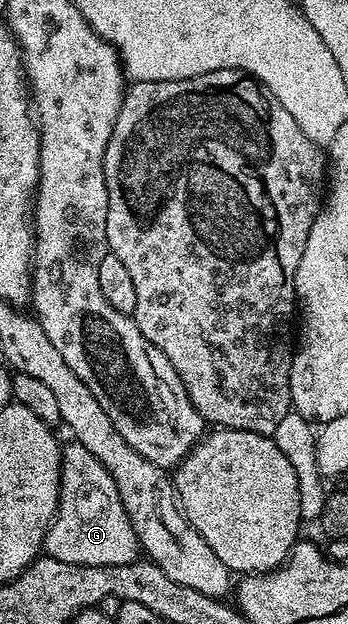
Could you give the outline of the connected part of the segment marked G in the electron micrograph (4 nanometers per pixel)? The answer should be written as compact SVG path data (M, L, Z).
M73 440L62 447L58 511L46 533L44 554L77 566L127 566L139 561L140 545L108 468Z

